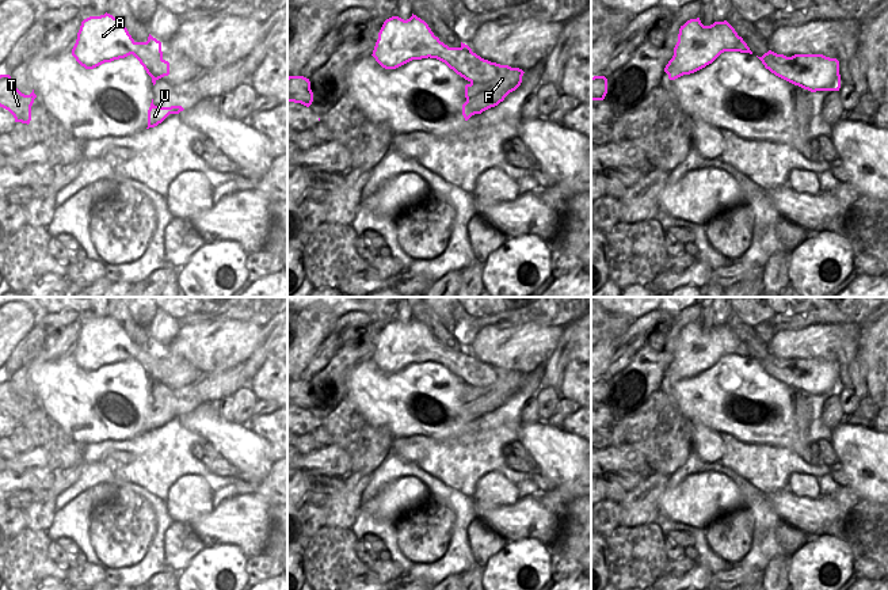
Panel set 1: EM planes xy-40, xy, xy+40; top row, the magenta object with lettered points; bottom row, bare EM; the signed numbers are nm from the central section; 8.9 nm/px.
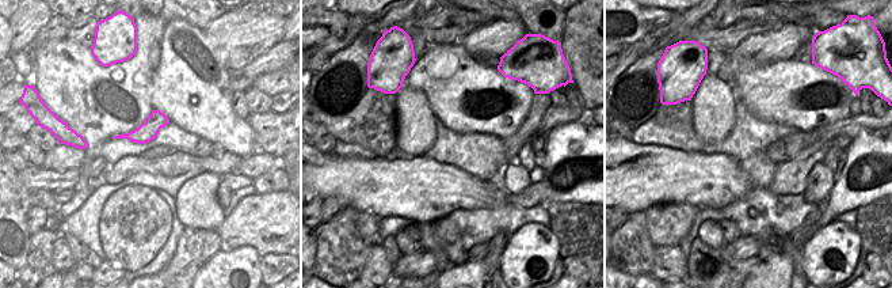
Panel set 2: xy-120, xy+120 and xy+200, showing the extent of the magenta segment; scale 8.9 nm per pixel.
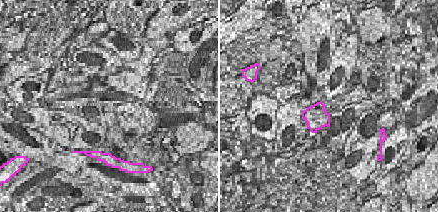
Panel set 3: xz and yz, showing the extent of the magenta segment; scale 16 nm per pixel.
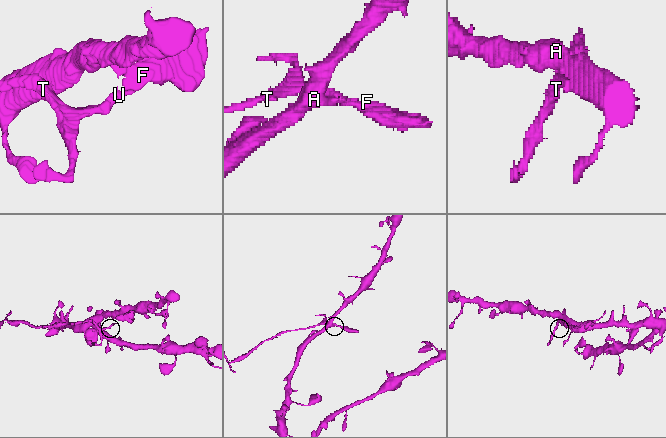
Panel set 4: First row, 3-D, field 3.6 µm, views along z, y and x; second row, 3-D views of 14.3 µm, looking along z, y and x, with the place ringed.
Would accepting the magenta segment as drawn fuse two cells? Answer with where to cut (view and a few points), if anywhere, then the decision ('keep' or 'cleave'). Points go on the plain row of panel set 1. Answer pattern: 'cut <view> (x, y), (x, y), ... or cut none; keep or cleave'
cut xy (471, 385), (496, 389), (510, 395); cleave

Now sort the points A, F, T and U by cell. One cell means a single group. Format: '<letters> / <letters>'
A F / T U

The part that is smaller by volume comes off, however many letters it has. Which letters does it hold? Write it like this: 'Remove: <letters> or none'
Remove: T, U

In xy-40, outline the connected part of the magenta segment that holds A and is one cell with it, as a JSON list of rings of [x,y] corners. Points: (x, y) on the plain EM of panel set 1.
[[[113,319],[89,320],[81,326],[72,359],[85,373],[133,358],[152,381],[153,389],[169,378],[163,362],[161,346],[150,338],[146,346],[136,346],[127,332]]]

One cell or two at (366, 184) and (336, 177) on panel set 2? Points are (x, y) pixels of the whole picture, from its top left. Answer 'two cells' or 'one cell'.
one cell

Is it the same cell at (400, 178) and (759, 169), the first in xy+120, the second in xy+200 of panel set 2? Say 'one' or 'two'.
two

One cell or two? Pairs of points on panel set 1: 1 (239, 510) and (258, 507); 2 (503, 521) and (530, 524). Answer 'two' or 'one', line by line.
1: one
2: one

